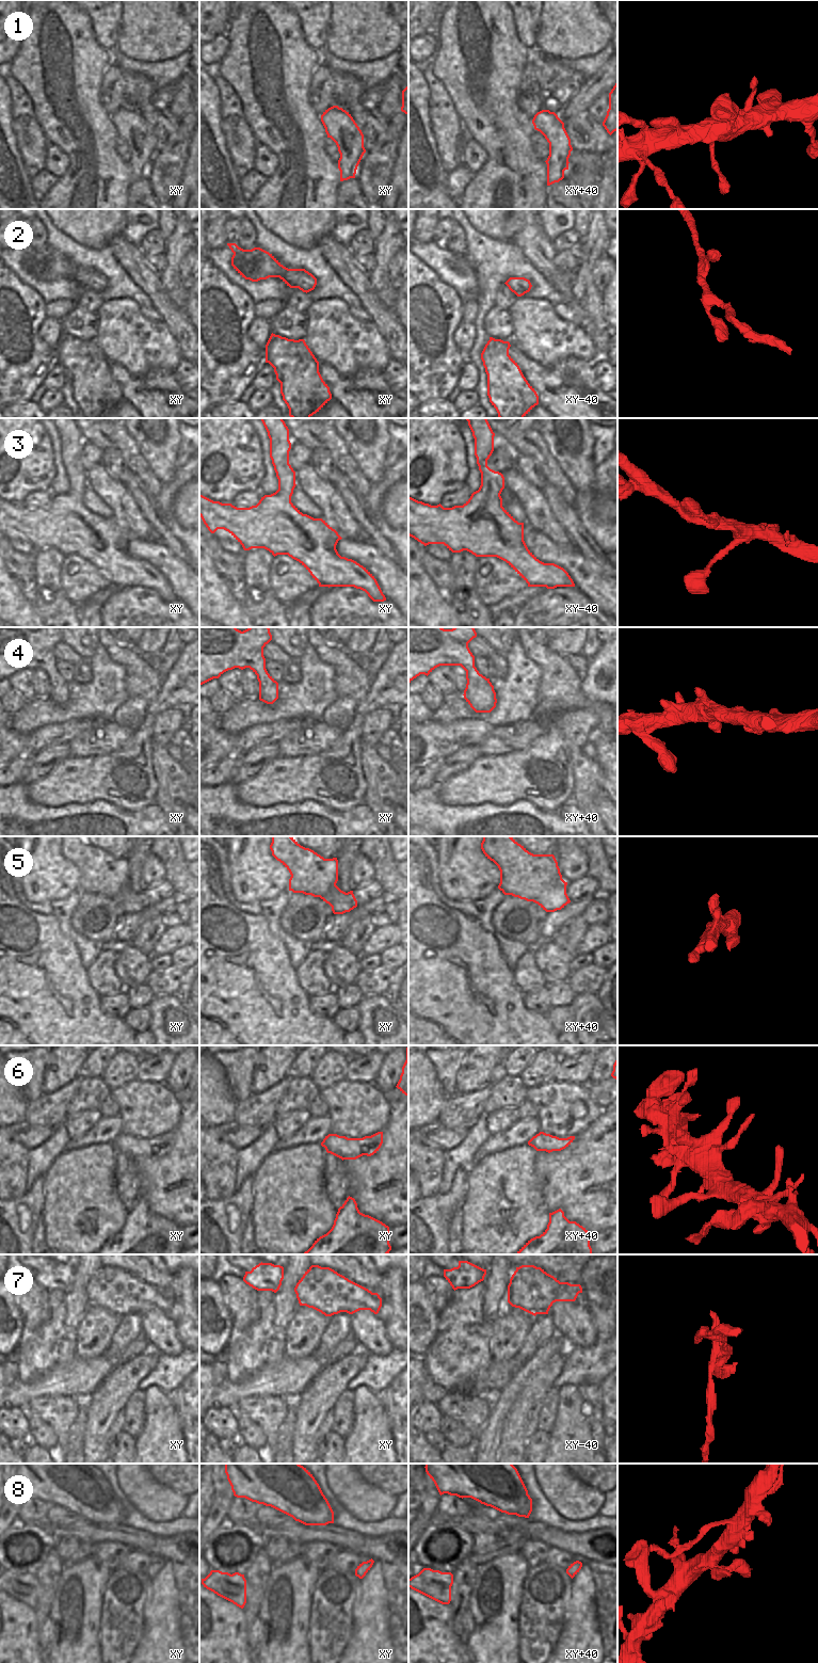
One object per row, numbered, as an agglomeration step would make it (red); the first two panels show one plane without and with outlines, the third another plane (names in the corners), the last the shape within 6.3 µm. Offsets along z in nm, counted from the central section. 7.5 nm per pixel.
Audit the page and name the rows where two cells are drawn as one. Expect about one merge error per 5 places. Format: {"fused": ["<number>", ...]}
{"fused": ["7"]}

